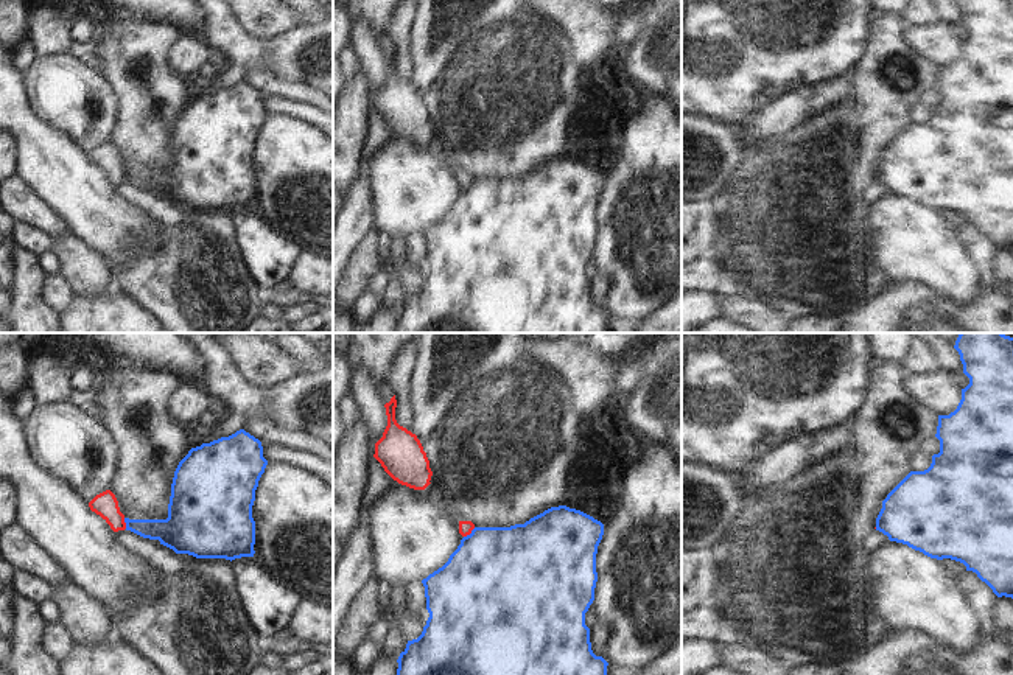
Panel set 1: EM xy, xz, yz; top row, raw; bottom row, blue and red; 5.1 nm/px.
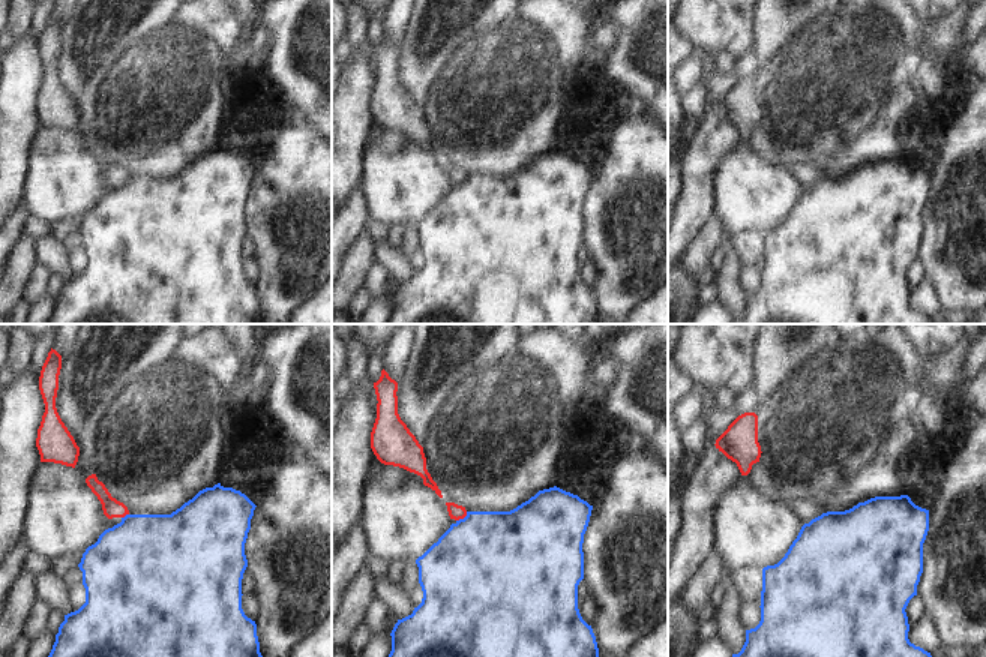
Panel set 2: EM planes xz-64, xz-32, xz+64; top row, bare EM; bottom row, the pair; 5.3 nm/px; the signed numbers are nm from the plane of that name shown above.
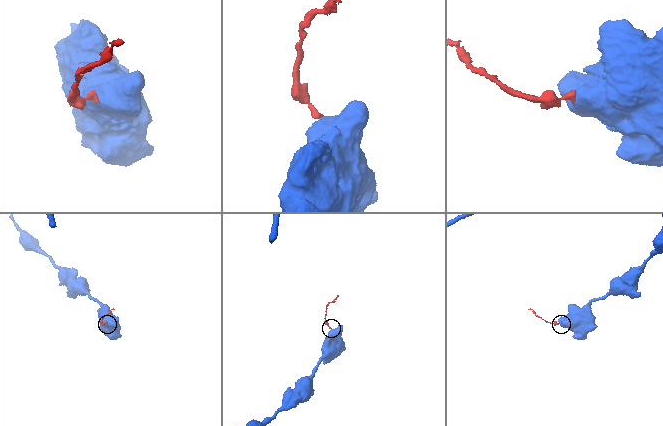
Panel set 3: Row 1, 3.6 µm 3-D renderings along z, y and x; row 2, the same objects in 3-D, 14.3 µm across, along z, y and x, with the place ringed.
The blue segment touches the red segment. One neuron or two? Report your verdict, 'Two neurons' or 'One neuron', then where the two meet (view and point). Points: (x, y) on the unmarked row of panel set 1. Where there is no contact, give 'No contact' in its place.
Two neurons. Touches blue at xz (470, 185)

